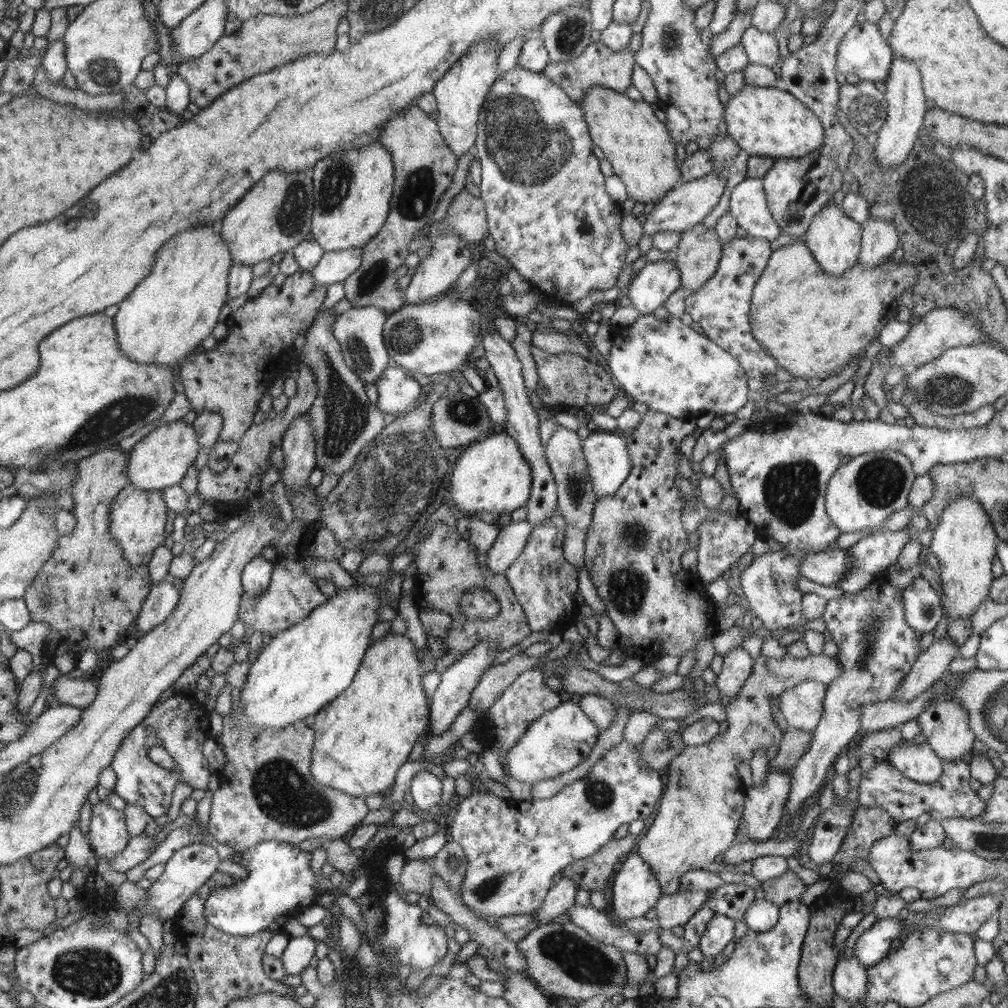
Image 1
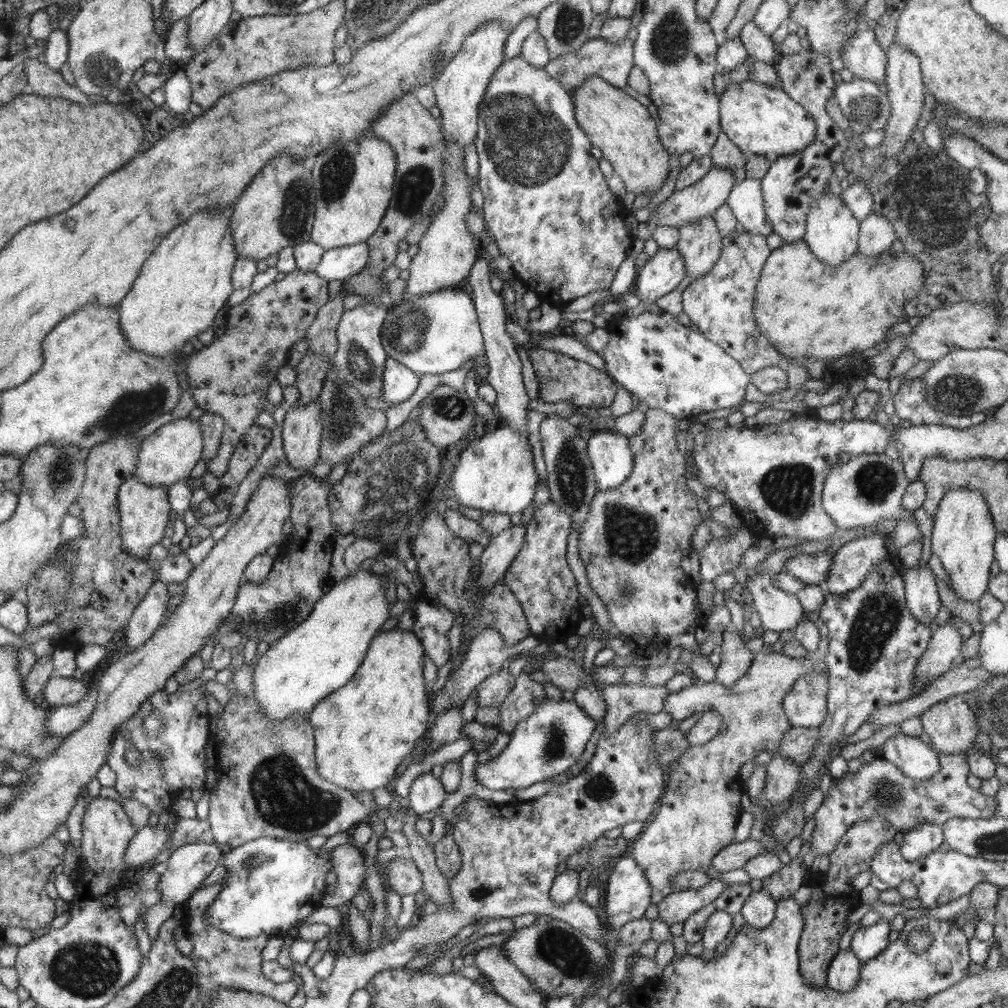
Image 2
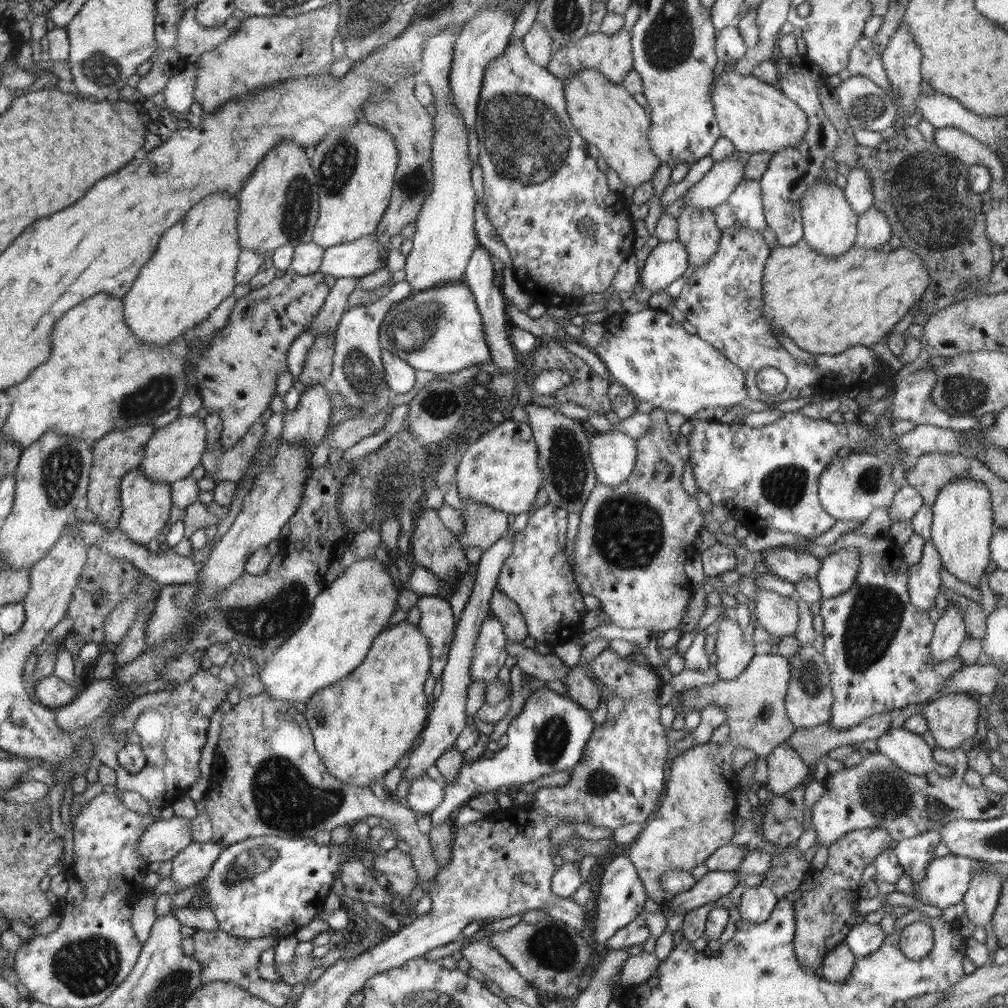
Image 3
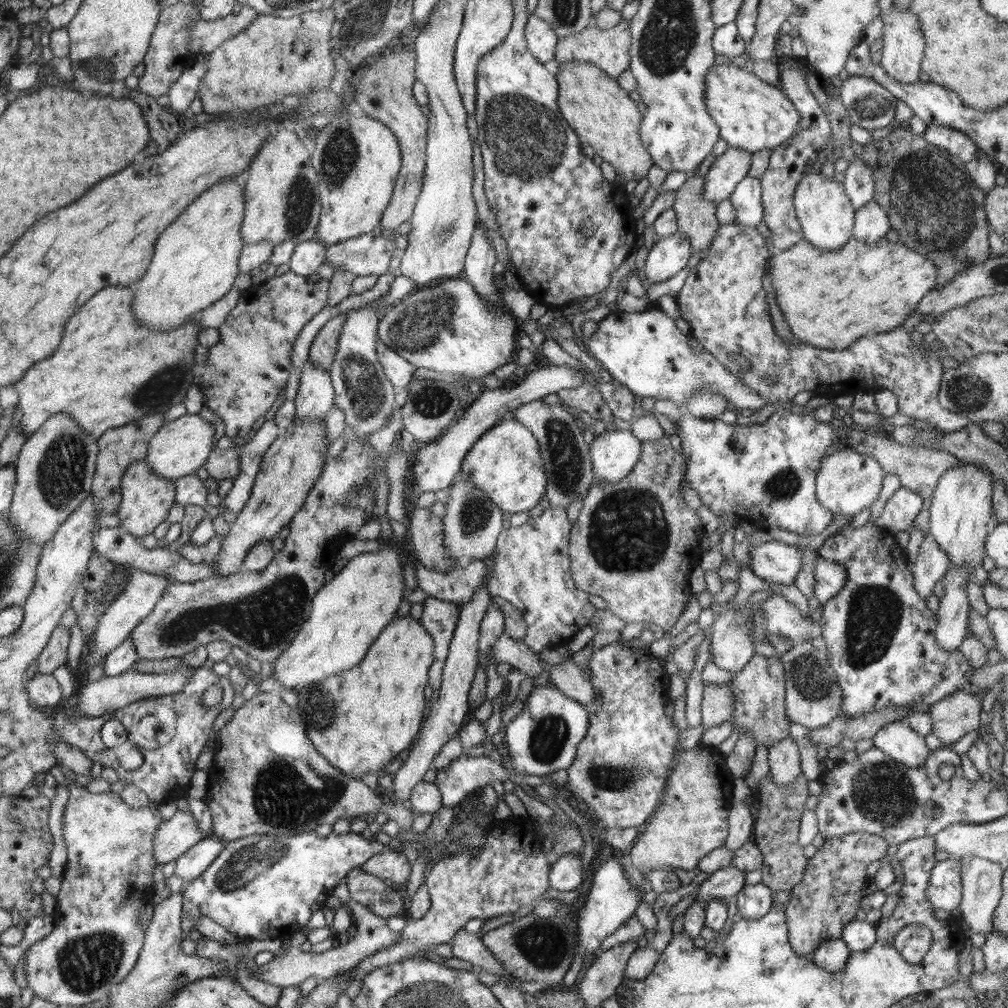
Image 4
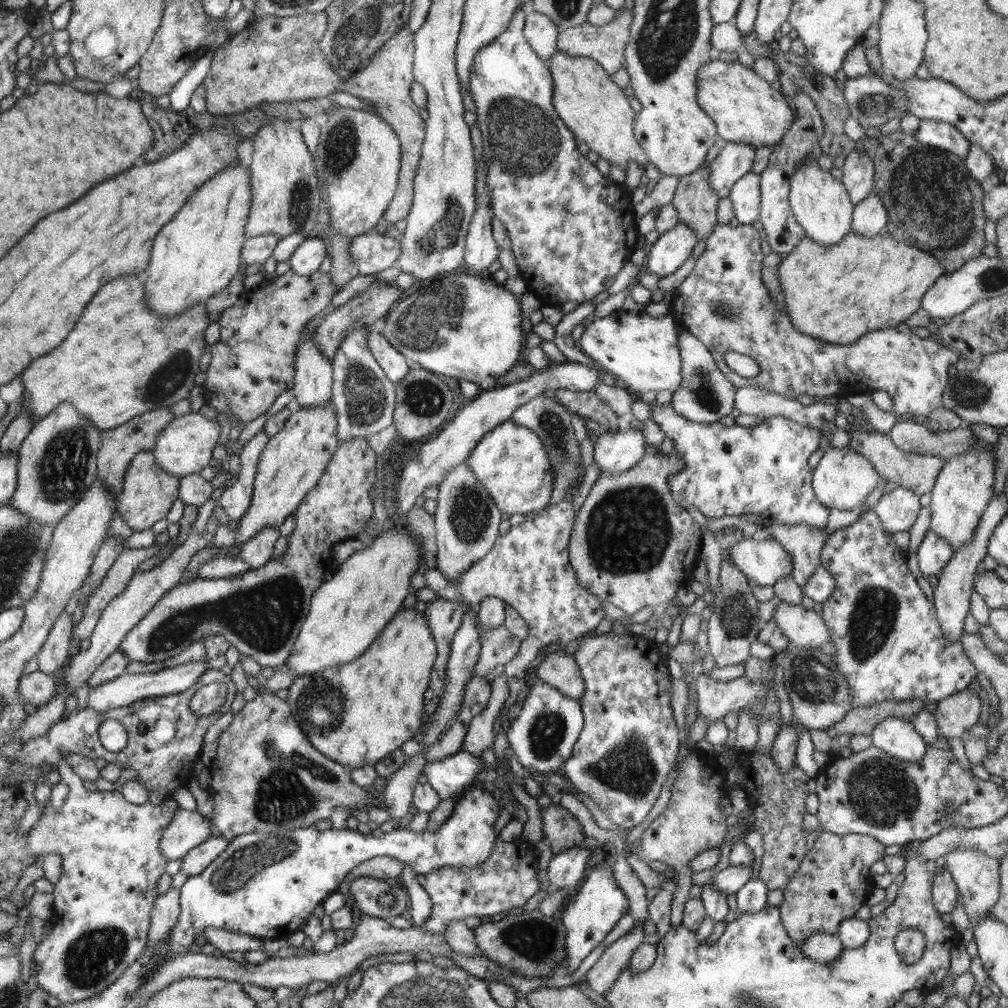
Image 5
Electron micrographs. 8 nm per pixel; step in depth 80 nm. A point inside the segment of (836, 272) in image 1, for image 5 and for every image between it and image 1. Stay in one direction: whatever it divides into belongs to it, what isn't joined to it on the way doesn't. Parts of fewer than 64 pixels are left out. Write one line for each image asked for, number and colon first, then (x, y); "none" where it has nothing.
2: (831, 232)
3: (830, 225)
4: (826, 215)
5: (821, 205)

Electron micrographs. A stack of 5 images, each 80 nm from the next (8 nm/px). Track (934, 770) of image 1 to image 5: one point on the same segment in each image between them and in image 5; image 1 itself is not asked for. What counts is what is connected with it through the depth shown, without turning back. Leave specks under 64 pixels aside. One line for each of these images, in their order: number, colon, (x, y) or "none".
2: (910, 755)
3: (909, 751)
4: (897, 740)
5: (895, 736)

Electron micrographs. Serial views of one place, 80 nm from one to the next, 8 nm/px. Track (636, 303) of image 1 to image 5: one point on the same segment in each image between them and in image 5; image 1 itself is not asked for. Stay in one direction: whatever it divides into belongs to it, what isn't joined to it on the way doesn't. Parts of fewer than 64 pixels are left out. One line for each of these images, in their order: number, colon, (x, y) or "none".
2: (663, 273)
3: (667, 262)
4: (670, 255)
5: (673, 248)

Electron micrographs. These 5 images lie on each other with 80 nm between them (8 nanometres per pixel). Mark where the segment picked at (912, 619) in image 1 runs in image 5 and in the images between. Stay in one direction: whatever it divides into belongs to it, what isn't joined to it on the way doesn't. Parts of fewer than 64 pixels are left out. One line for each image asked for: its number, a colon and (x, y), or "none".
2: (921, 595)
3: (924, 583)
4: (931, 564)
5: (934, 552)

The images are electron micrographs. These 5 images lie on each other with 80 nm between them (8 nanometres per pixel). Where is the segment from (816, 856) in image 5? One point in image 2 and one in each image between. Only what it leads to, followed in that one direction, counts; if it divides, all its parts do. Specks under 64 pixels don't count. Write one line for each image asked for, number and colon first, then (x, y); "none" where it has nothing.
2: (825, 915)
3: (827, 909)
4: (828, 896)

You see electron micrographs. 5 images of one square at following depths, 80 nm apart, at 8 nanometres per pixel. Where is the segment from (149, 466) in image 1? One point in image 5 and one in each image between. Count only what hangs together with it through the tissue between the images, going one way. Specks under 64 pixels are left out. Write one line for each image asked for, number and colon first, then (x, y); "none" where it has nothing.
2: (168, 455)
3: (173, 451)
4: (180, 447)
5: (185, 446)

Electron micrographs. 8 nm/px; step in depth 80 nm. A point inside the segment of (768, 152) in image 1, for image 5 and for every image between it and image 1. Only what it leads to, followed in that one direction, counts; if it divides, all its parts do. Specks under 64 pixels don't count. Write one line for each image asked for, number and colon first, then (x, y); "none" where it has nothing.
2: (764, 120)
3: (756, 117)
4: (753, 115)
5: (745, 108)

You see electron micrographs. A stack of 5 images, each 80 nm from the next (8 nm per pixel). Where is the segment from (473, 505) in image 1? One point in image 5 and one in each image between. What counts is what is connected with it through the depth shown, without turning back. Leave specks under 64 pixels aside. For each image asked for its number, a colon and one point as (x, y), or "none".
2: (496, 473)
3: (499, 469)
4: (505, 463)
5: (510, 461)

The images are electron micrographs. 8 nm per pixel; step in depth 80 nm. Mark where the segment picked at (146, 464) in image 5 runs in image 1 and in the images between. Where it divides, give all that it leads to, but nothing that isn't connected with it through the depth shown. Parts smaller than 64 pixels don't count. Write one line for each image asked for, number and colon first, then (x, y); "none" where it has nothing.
1: (137, 518)
2: (143, 511)
3: (146, 504)
4: (146, 499)

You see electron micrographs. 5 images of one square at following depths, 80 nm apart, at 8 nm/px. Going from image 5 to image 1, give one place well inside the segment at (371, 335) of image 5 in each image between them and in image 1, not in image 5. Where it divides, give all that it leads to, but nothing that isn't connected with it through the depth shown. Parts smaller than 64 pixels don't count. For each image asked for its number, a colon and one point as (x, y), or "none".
1: (398, 391)
2: (399, 383)
3: (400, 379)
4: (398, 371)

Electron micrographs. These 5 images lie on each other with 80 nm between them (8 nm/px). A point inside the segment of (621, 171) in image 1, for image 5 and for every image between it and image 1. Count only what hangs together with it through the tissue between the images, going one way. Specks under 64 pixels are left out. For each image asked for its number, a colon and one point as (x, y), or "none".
2: (621, 126)
3: (605, 114)
4: (595, 106)
5: (589, 102)

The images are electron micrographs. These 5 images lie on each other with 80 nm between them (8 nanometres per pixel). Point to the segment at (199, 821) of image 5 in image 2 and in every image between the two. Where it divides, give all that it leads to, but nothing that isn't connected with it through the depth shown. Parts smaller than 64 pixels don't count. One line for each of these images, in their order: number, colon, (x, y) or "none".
2: (147, 843)
3: (164, 839)
4: (174, 837)

